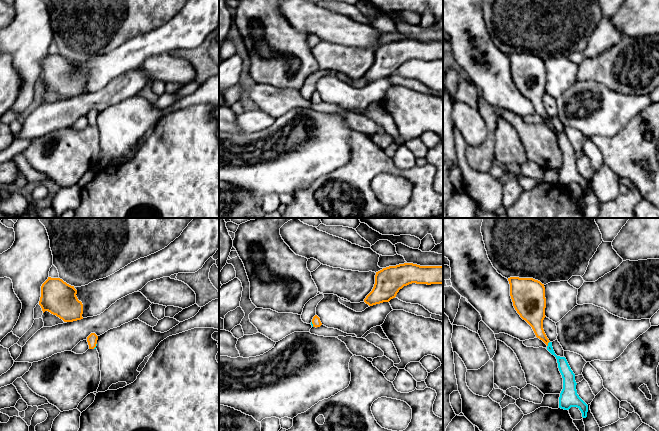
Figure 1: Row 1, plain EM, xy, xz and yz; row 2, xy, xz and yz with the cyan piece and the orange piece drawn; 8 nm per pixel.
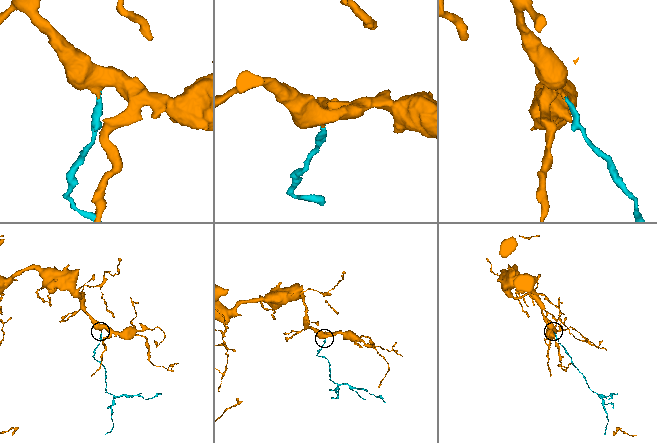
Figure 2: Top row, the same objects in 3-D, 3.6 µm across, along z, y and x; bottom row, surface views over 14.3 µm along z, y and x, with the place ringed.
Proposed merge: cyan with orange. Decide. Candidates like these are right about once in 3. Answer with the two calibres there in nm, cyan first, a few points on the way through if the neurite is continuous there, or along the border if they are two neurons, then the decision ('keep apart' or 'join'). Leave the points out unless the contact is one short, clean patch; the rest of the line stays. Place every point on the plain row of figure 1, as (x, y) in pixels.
90/150 nm | across yz (564, 144), (548, 120), (540, 110), (534, 93) | join

